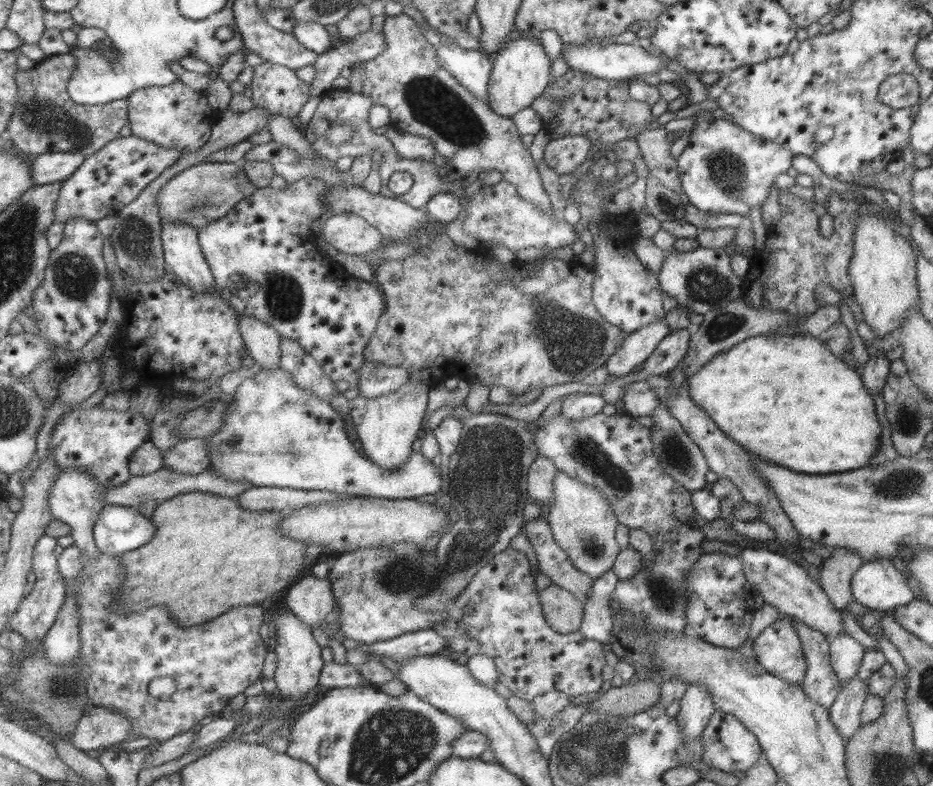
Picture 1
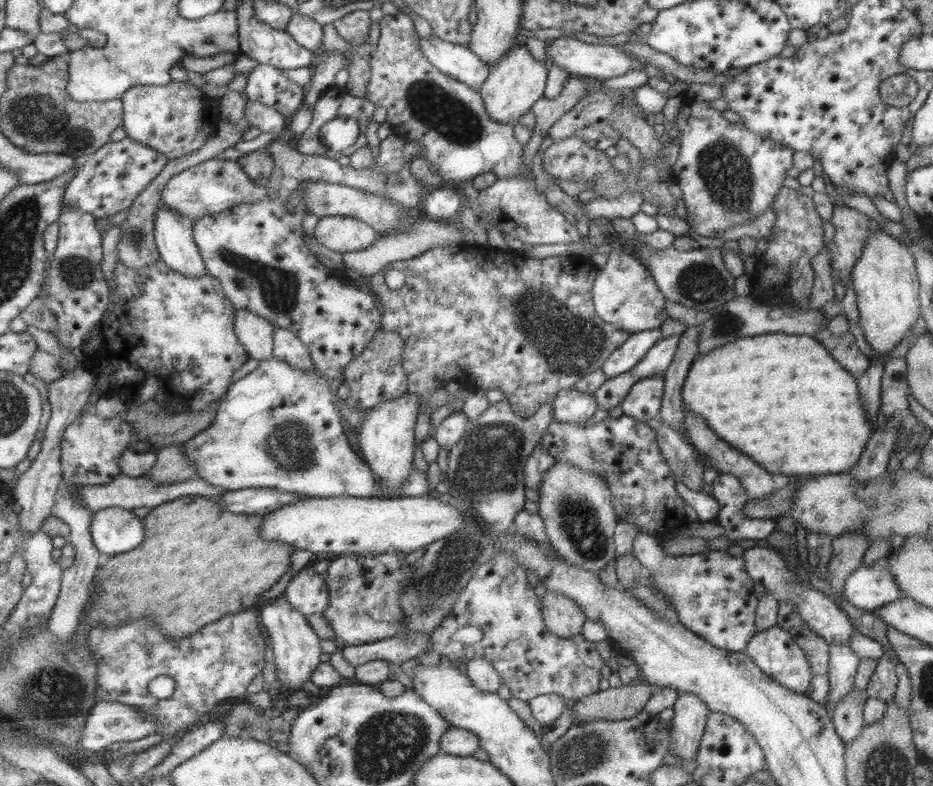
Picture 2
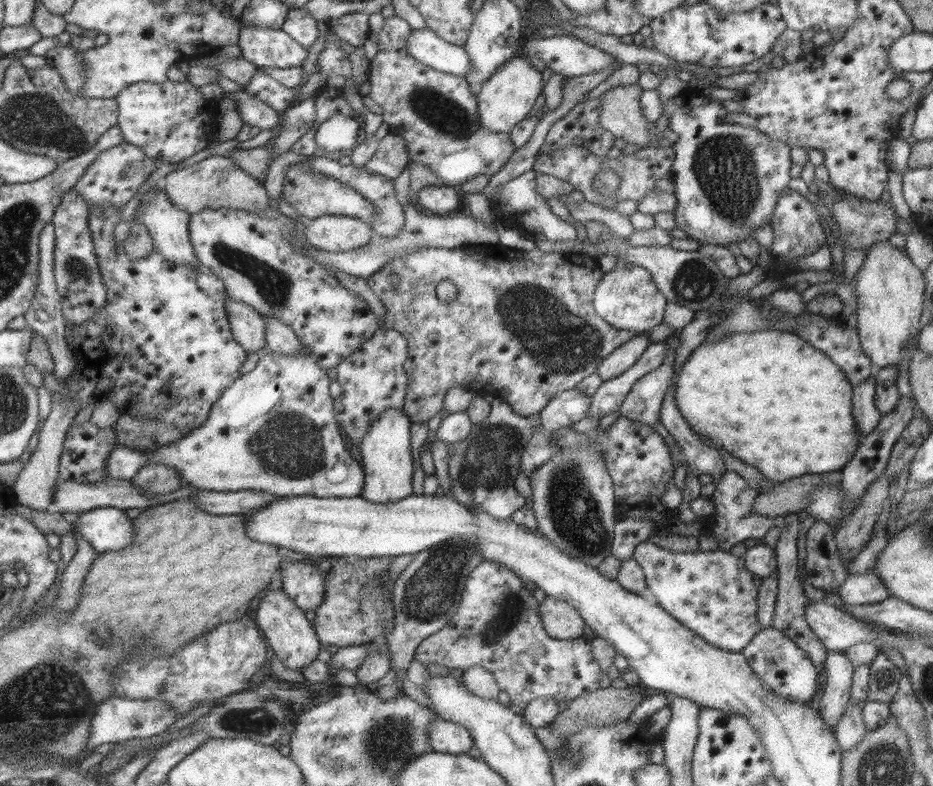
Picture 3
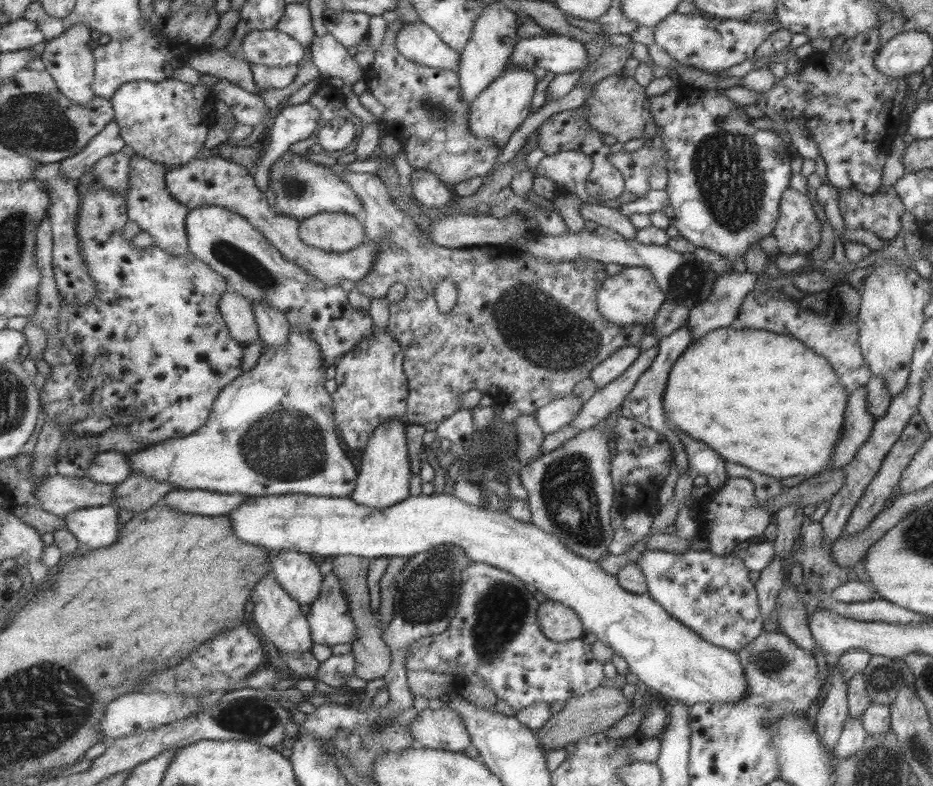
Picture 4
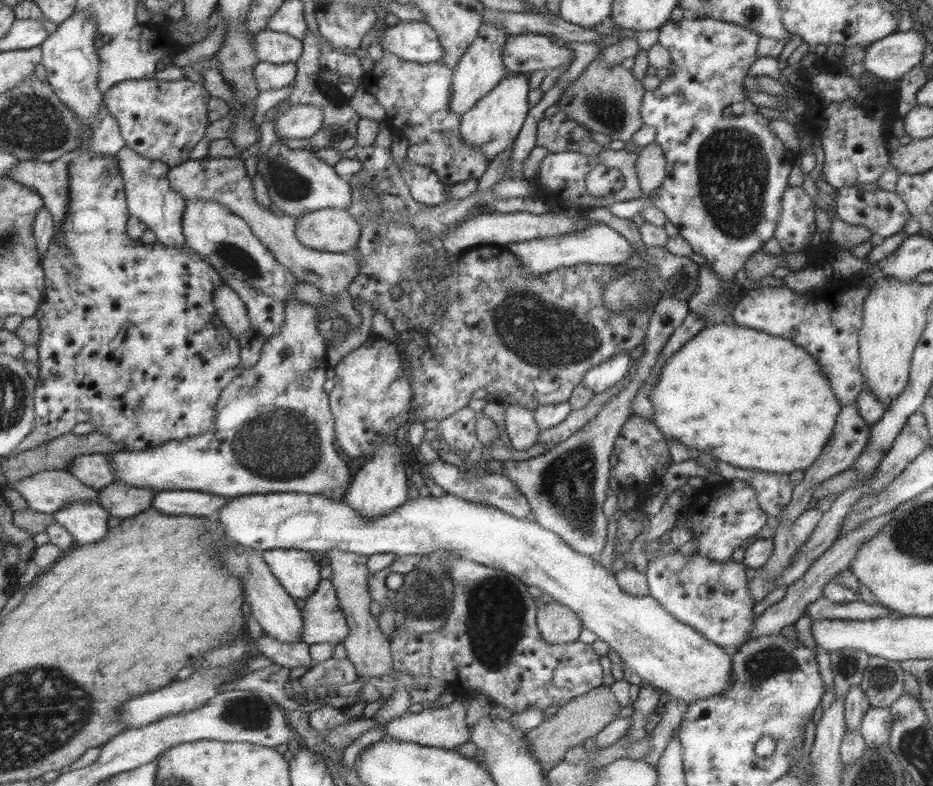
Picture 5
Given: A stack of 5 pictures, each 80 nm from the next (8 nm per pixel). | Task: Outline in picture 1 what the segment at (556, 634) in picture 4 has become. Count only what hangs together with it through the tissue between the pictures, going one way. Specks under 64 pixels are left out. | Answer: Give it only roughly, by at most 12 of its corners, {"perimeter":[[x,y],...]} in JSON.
{"perimeter":[[555,584],[538,593],[559,634],[580,627],[584,604]]}

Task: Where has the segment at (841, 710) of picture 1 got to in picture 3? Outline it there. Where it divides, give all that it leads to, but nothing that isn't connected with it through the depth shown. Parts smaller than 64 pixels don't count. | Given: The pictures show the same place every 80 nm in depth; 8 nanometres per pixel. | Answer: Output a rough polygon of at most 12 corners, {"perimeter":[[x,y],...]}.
{"perimeter":[[849,700],[835,725],[842,752],[859,744],[866,731],[862,707]]}

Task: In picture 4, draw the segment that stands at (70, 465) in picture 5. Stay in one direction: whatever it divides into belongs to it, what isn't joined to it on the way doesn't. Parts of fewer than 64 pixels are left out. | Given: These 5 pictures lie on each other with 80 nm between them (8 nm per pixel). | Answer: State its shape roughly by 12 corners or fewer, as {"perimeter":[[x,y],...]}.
{"perimeter":[[97,453],[86,478],[117,484],[130,474],[126,453]]}

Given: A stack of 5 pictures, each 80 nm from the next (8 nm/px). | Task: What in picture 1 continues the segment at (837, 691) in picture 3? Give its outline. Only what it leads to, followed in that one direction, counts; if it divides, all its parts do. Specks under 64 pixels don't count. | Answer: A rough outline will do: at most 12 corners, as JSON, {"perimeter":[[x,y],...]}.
{"perimeter":[[845,632],[829,640],[831,671],[843,689],[865,650]]}

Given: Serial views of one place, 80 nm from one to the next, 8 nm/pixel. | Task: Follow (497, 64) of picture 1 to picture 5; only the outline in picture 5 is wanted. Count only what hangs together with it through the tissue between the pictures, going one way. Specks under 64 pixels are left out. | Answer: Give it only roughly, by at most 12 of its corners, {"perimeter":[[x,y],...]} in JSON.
{"perimeter":[[507,73],[459,117],[462,142],[487,161],[512,146],[529,74]]}

